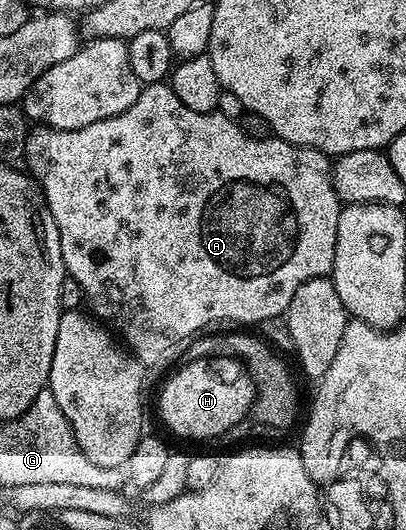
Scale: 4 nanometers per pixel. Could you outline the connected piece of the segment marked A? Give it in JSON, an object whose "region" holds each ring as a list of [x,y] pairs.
{"region":[[[163,82],[144,85],[135,103],[125,108],[125,112],[97,124],[85,124],[85,128],[72,130],[58,130],[46,124],[36,127],[27,135],[25,166],[31,177],[39,183],[49,212],[57,224],[61,256],[65,260],[68,275],[81,284],[86,305],[92,306],[90,309],[94,317],[114,328],[117,334],[119,329],[118,337],[145,368],[157,365],[175,345],[178,347],[206,331],[210,322],[258,324],[270,317],[286,315],[289,300],[293,300],[293,292],[297,292],[305,280],[330,275],[337,248],[337,220],[341,203],[331,179],[332,159],[319,150],[311,146],[293,146],[284,138],[274,136],[265,140],[250,138],[238,122],[231,122],[217,112],[198,114],[193,112],[193,108],[185,108],[185,104],[177,100],[170,85]]]}

